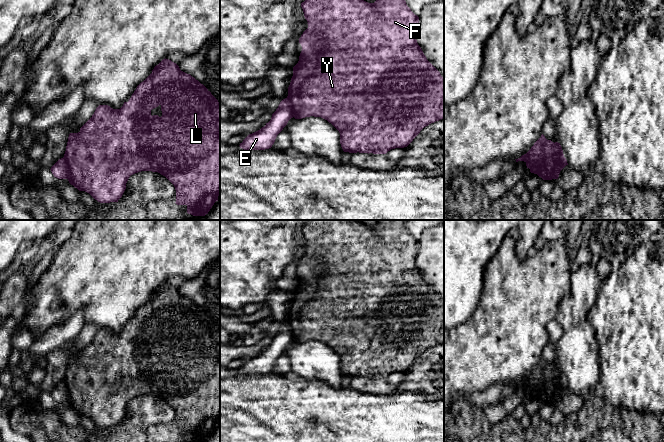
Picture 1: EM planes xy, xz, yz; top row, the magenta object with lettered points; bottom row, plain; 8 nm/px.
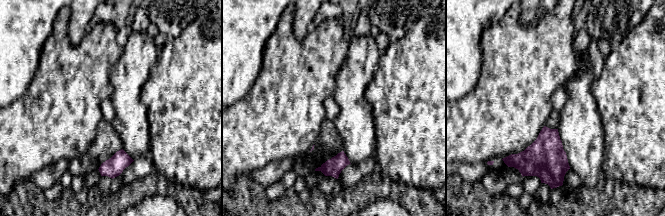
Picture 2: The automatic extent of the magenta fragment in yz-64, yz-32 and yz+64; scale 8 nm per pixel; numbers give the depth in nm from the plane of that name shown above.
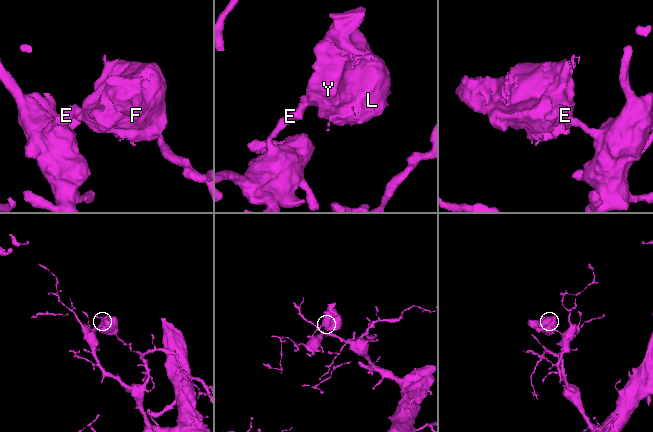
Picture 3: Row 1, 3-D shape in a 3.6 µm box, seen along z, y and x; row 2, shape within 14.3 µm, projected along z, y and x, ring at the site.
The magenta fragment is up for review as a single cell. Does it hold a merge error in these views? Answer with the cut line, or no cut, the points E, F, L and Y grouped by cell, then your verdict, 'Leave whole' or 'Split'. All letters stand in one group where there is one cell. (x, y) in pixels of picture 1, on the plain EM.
Split along xy (63, 381), (67, 390), (67, 402). Groups: E / F L Y. Split

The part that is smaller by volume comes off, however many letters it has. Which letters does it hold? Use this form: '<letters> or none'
F, L, Y

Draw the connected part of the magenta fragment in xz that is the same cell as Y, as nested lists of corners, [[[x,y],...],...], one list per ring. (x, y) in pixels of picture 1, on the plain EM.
[[[307,220],[301,231],[308,252],[299,262],[302,275],[298,287],[293,291],[287,320],[295,343],[314,340],[327,344],[339,355],[344,376],[386,378],[391,373],[407,371],[424,351],[444,342],[444,302],[427,284],[417,267],[419,241],[407,230],[405,220],[378,220],[374,227],[368,227],[356,220]]]

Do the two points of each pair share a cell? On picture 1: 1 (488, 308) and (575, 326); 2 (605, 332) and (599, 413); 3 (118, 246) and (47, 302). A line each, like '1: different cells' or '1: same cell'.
1: different cells
2: different cells
3: same cell

